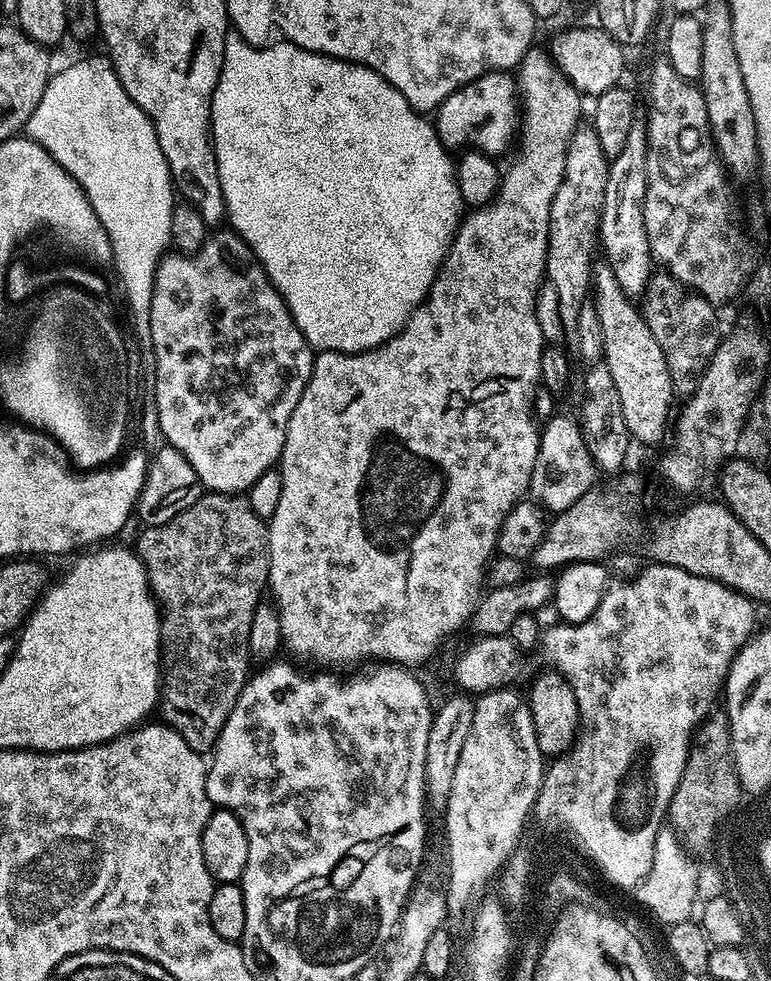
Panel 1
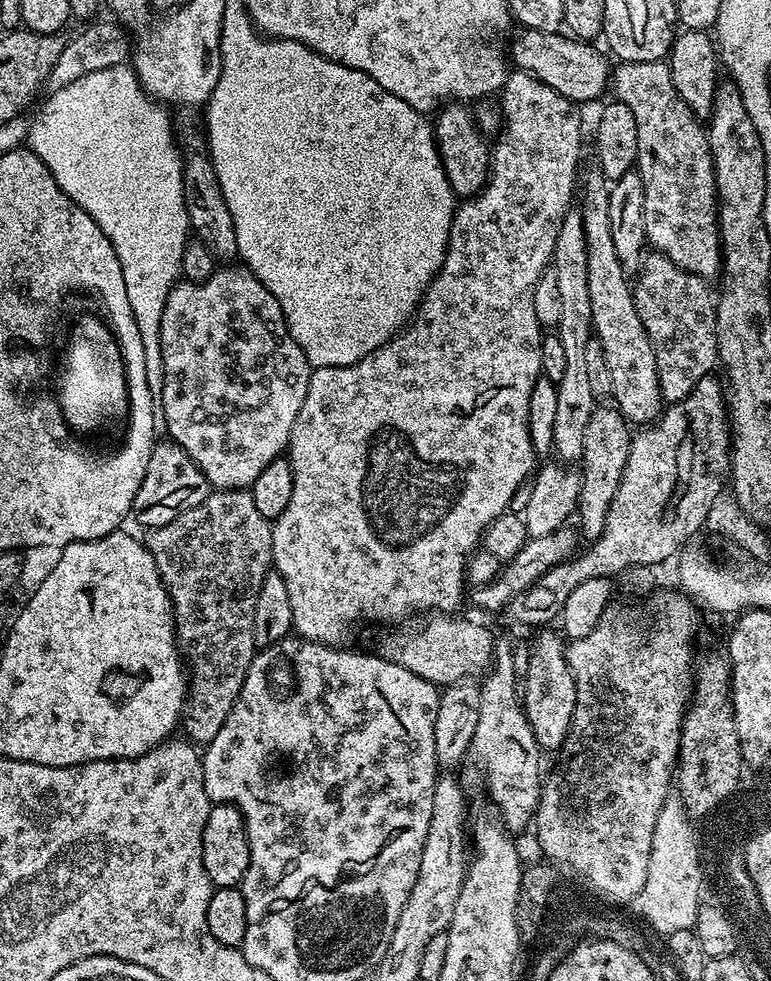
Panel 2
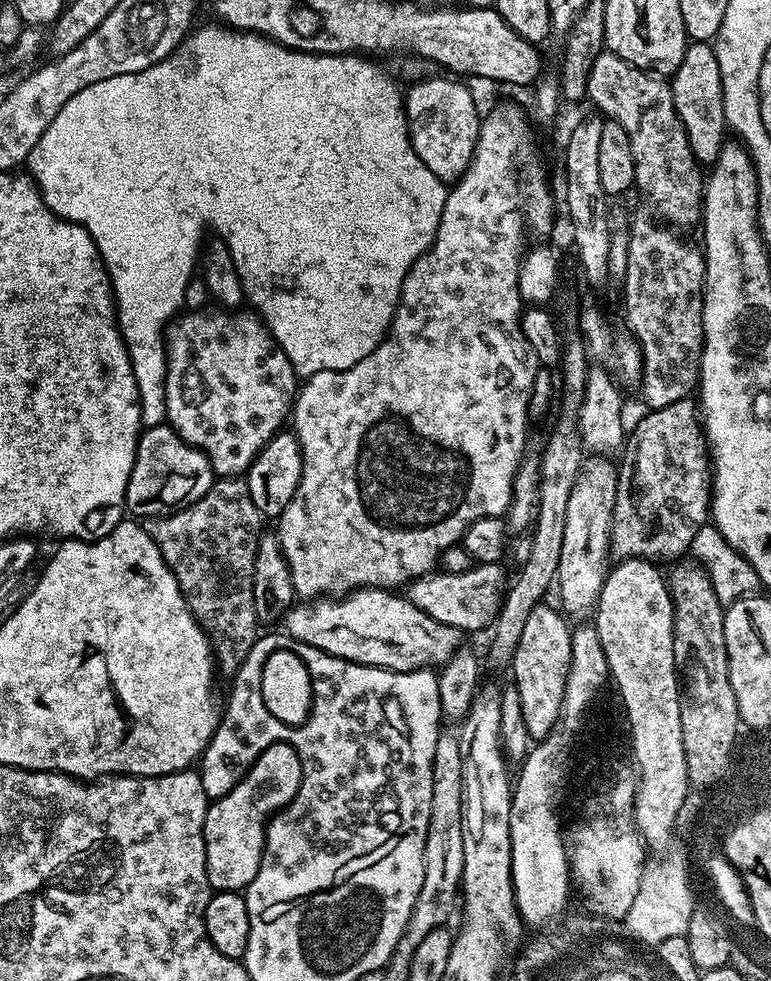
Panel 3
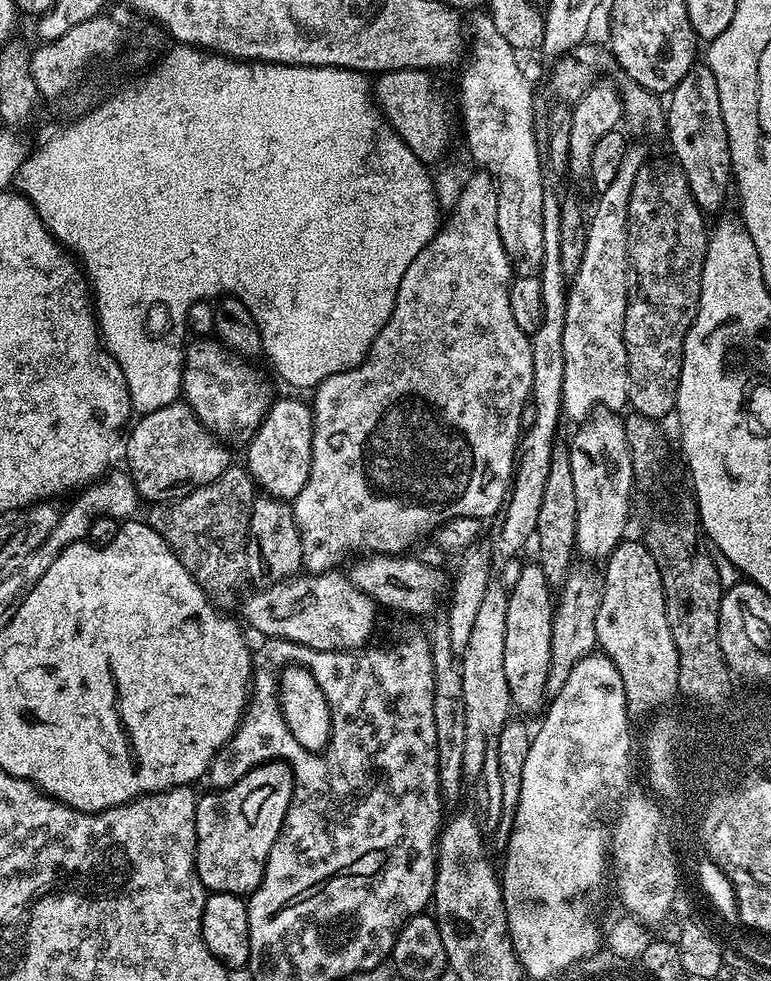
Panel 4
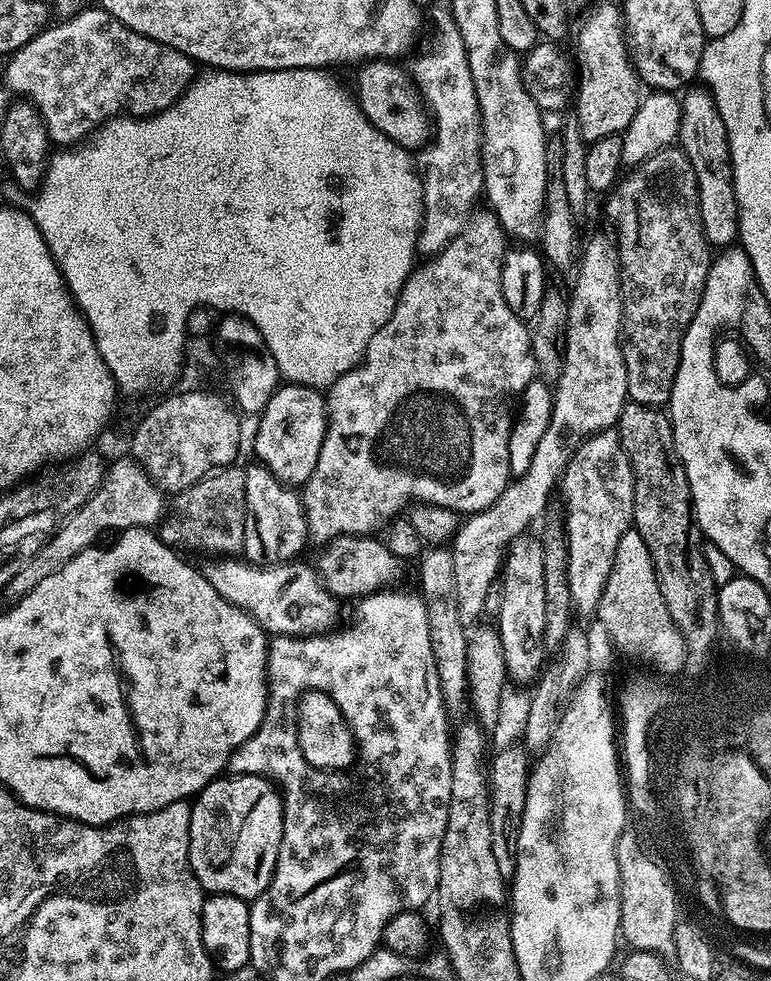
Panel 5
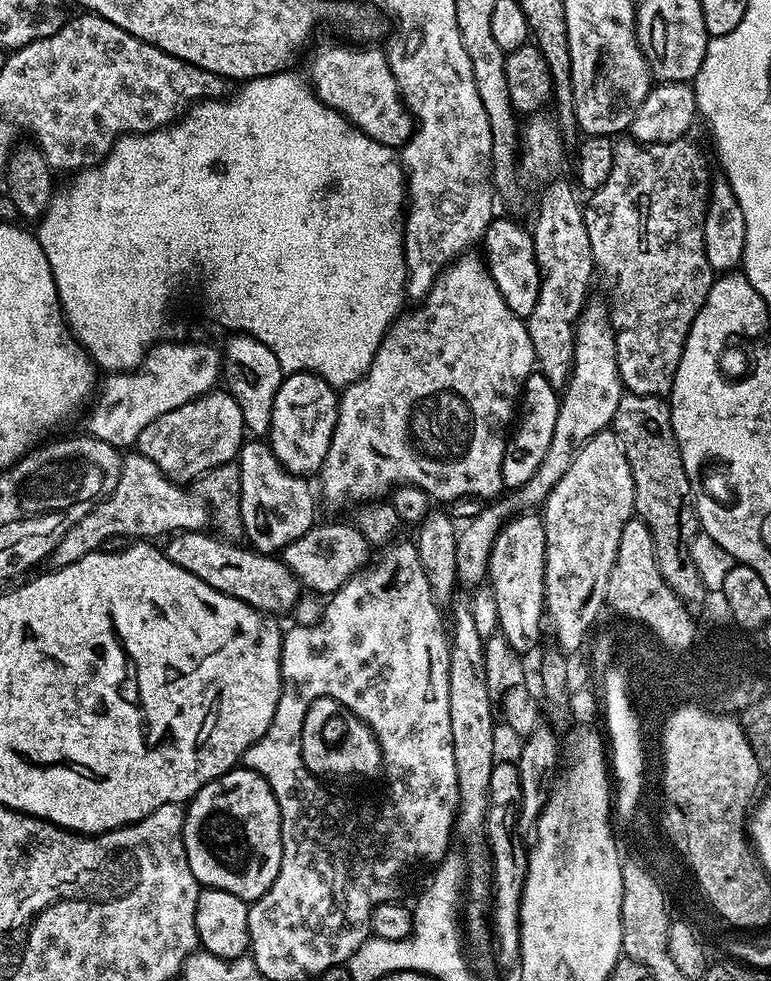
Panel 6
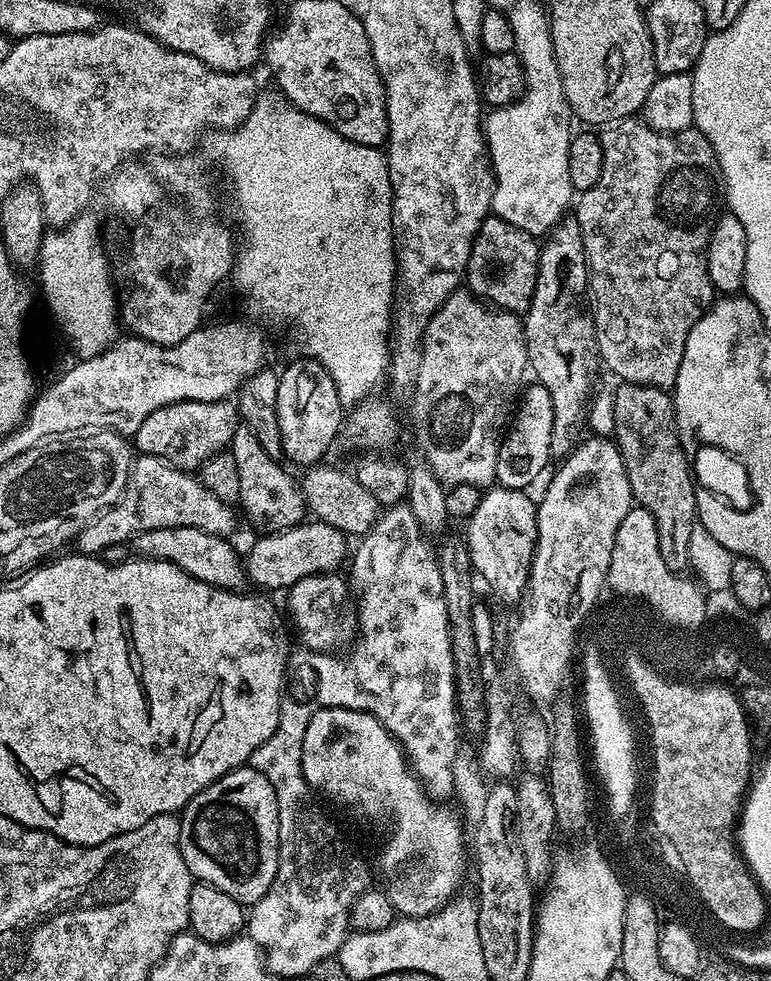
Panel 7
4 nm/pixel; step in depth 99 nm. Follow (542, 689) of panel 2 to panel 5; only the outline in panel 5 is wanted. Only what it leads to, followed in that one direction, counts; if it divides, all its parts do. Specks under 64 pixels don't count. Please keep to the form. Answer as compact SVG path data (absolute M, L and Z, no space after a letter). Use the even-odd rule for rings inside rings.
M535 535L517 536L508 547L502 565L502 583L498 591L500 594L498 631L508 671L507 679L516 686L528 683L531 685L546 664L543 630L546 591L543 590L542 546Z

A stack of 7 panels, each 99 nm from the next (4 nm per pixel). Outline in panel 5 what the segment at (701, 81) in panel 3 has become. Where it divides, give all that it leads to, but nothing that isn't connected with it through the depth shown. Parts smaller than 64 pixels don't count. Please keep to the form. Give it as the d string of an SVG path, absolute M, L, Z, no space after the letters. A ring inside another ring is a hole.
M692 86L679 97L680 134L678 147L686 154L696 179L696 193L700 205L702 230L709 245L728 246L737 239L740 231L740 211L732 177L732 159L726 126L718 114L718 106L707 87Z

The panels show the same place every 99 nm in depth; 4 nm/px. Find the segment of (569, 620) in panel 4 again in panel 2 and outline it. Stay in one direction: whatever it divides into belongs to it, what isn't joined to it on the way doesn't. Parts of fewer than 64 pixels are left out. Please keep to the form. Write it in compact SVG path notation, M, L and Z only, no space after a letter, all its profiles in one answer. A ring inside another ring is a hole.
M615 406L593 408L589 421L586 422L586 434L582 437L582 454L580 455L582 465L584 464L584 472L579 473L578 516L580 514L580 524L578 523L578 532L583 539L585 536L585 541L596 540L604 533L606 514L610 510L610 502L614 494L618 494L618 486L622 482L633 435L633 429L619 408Z

